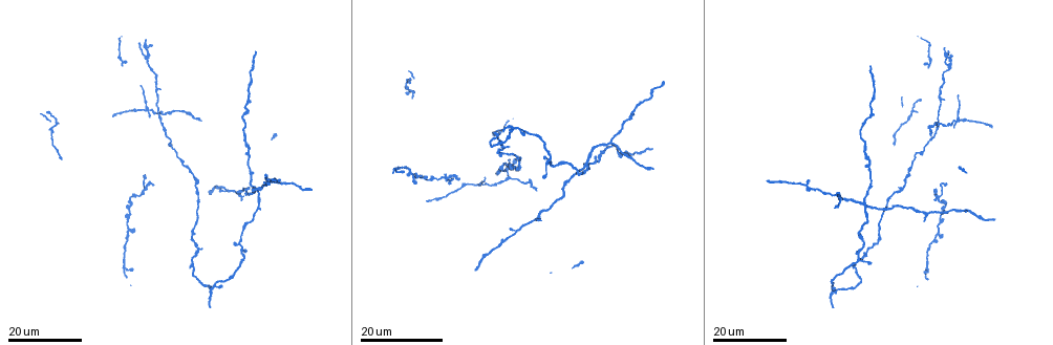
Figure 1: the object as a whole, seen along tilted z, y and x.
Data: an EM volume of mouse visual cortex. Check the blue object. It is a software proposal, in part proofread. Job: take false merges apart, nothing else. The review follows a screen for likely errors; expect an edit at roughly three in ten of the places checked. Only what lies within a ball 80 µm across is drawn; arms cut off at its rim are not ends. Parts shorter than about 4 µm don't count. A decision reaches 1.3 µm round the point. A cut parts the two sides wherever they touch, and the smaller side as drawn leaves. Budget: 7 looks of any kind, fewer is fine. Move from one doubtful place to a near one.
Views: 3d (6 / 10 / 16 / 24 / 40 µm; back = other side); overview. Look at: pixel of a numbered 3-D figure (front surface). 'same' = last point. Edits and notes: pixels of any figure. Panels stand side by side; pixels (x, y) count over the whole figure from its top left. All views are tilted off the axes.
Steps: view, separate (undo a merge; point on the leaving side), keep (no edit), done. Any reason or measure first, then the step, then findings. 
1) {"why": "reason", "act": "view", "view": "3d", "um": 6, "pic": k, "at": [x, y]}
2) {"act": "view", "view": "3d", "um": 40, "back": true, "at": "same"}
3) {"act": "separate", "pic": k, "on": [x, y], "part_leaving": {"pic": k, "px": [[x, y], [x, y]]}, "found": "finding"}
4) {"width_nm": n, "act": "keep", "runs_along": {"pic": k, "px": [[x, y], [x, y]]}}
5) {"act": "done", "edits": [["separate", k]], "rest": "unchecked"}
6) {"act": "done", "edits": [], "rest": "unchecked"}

{"act": "view", "view": "3d", "um": 24, "pic": 1, "at": [190, 174]}

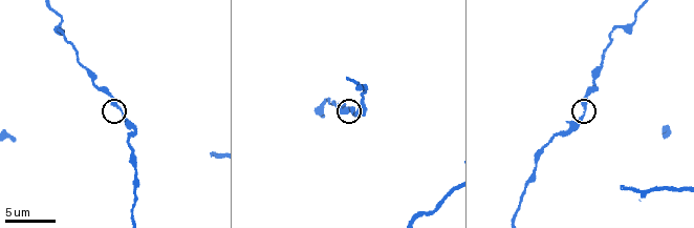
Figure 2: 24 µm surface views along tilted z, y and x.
{"act": "view", "view": "3d", "um": 10, "pic": 2, "at": [585, 112]}

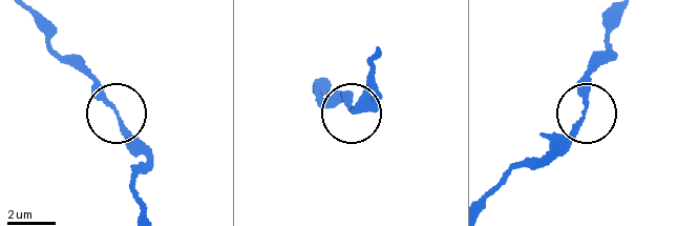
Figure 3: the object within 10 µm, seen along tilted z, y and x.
{"act": "keep", "runs_along": {"pic": 3, "px": [[487, 194], [541, 159], [584, 112], [598, 55]]}, "found": "one neuron here"}

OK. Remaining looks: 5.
{"why": "looks like a crossing", "act": "view", "view": "3d", "um": 16, "pic": 1, "at": [586, 167]}

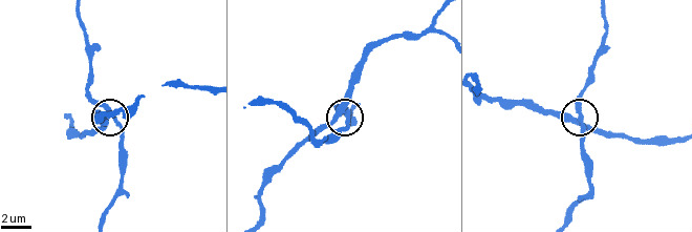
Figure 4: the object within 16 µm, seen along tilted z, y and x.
{"act": "view", "view": "3d", "um": 6, "pic": 4, "at": [575, 122]}

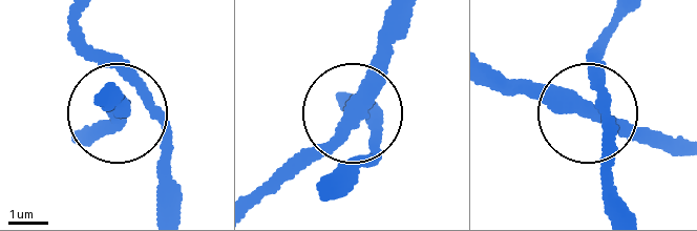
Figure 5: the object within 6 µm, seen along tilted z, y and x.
{"arms": 4, "act": "keep", "runs_along": {"pic": 5, "px": [[624, 210], [602, 110], [493, 72]]}, "found": "continuous, no second neuron"}

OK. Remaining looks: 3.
{"why": "sudden change in width", "act": "view", "view": "3d", "um": 24, "pic": 1, "at": [243, 116]}

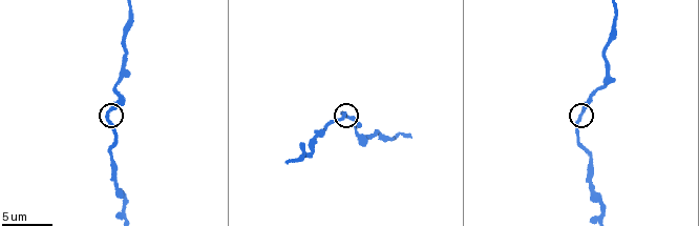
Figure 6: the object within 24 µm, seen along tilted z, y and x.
{"why": "zoom in", "act": "view", "view": "3d", "um": 6, "pic": 6, "at": [109, 114]}

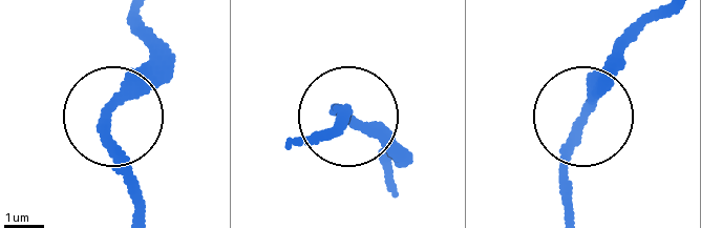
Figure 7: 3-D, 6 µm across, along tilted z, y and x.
{"act": "keep", "runs_along": {"pic": 7, "px": [[135, 208], [109, 117], [167, 44]]}, "found": "all the same neuron"}

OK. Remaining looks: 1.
{"act": "done", "edits": [], "rest": "unchecked"}

